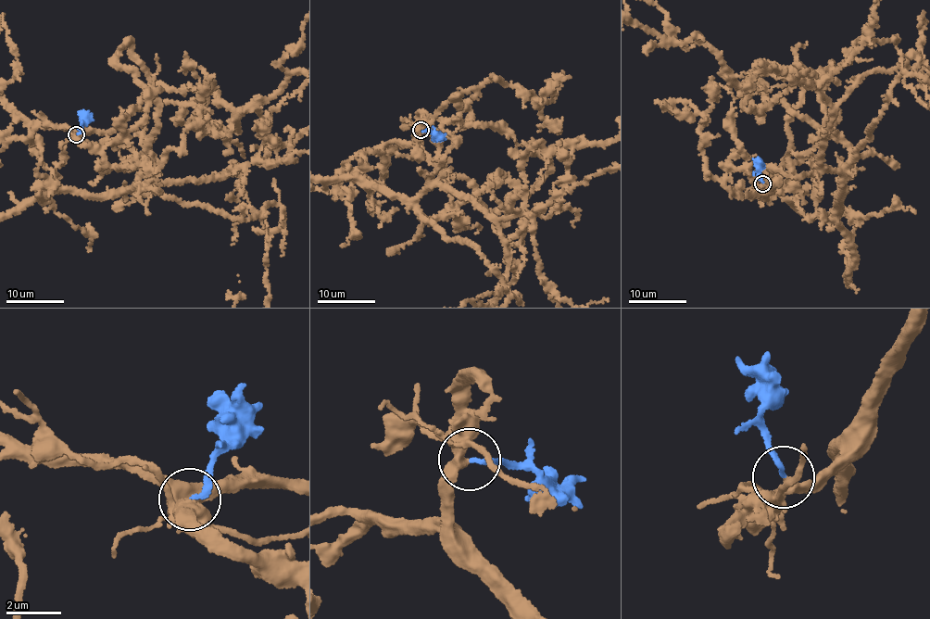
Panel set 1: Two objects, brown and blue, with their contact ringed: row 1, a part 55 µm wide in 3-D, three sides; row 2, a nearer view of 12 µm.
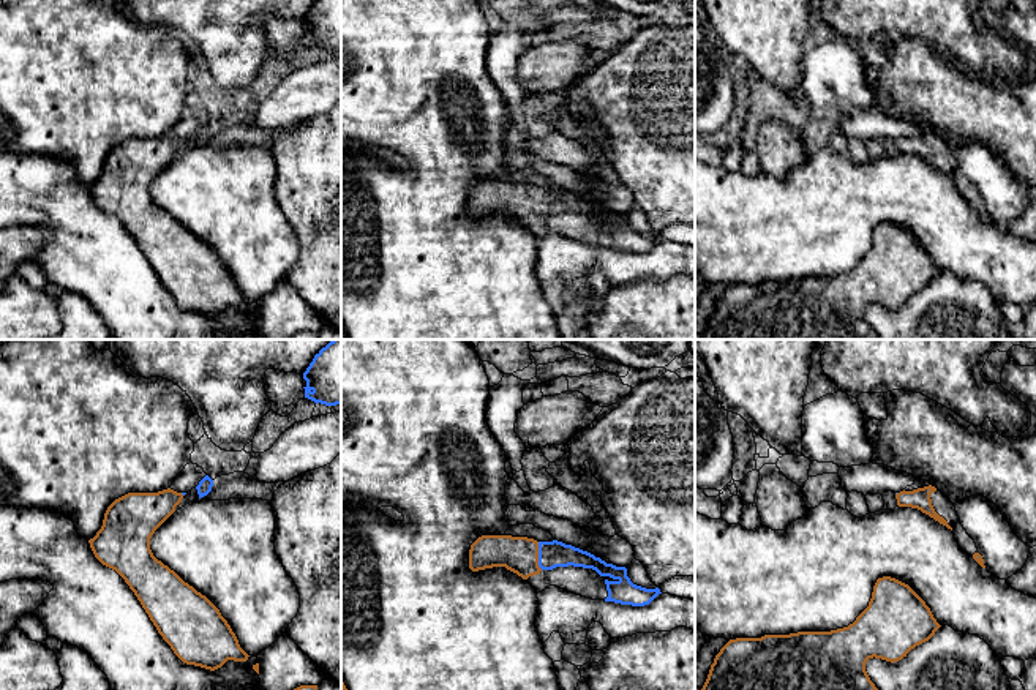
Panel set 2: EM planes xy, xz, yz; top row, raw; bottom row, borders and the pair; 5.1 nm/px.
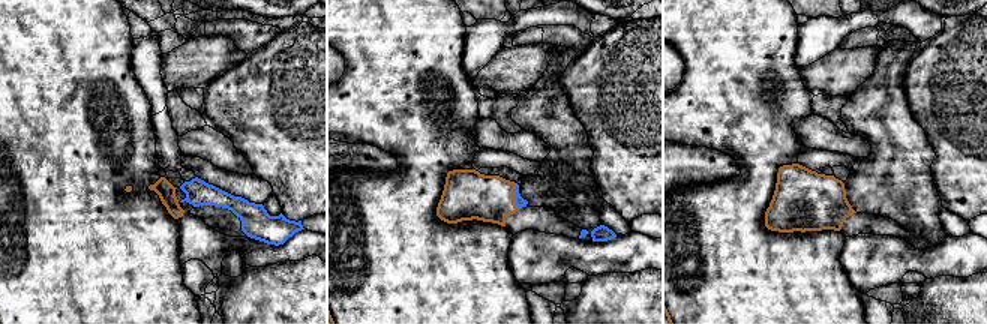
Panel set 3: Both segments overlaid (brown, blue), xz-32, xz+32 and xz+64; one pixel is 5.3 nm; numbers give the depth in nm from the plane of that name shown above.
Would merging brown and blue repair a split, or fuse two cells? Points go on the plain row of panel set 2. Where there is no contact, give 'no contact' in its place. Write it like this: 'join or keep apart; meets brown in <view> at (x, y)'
join; meets brown in xz at (537, 202)

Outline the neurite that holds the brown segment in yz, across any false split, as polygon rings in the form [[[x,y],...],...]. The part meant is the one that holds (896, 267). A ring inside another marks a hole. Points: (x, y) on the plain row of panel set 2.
[[[883,223],[869,253],[848,273],[730,286],[715,302],[700,339],[880,339],[865,317],[867,306],[899,308],[940,273],[908,231]]]

